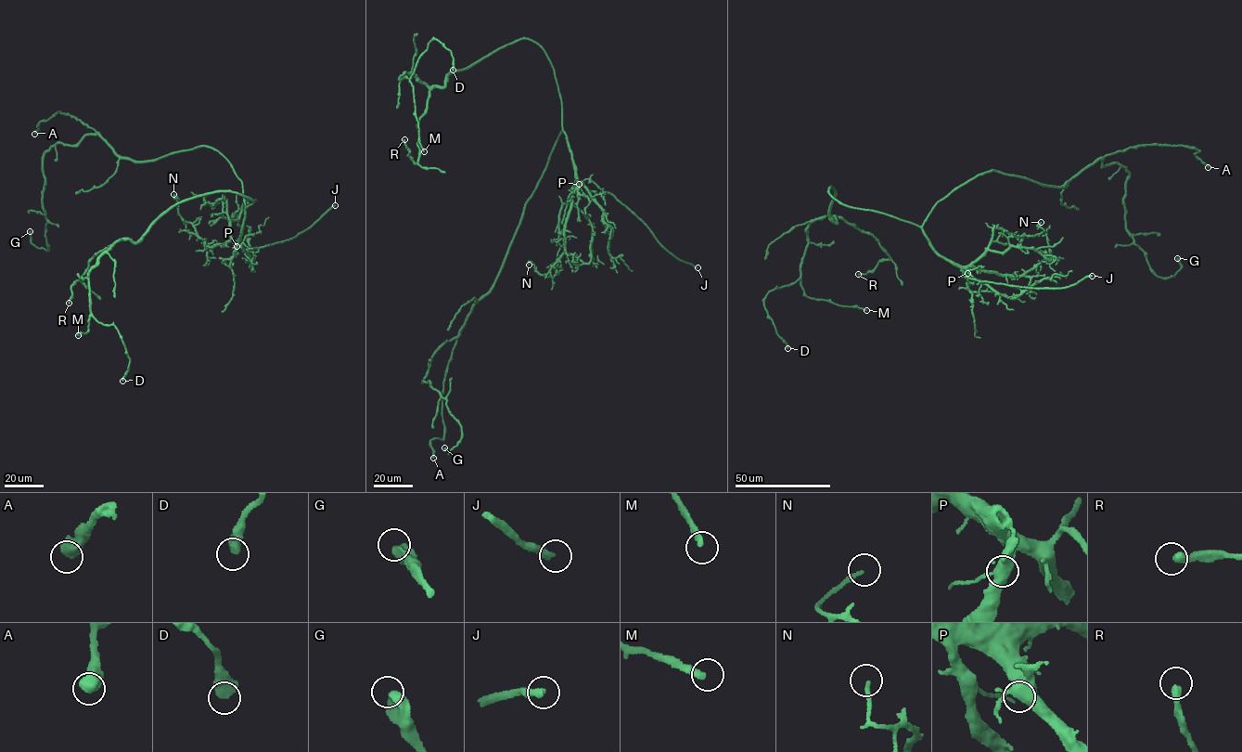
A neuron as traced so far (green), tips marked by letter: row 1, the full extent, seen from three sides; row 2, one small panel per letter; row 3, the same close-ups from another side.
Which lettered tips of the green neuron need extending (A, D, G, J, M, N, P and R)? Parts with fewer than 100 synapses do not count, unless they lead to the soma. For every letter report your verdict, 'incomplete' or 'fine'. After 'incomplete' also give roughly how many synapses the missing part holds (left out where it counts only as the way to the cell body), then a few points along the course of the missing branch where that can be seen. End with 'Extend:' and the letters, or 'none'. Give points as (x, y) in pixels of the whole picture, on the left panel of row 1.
A: fine
D: fine
G: fine
J: incomplete; missing branch runs (335, 205), (339, 188), (328, 139)
M: fine
N: fine
P: fine
R: fine
Extend: J

